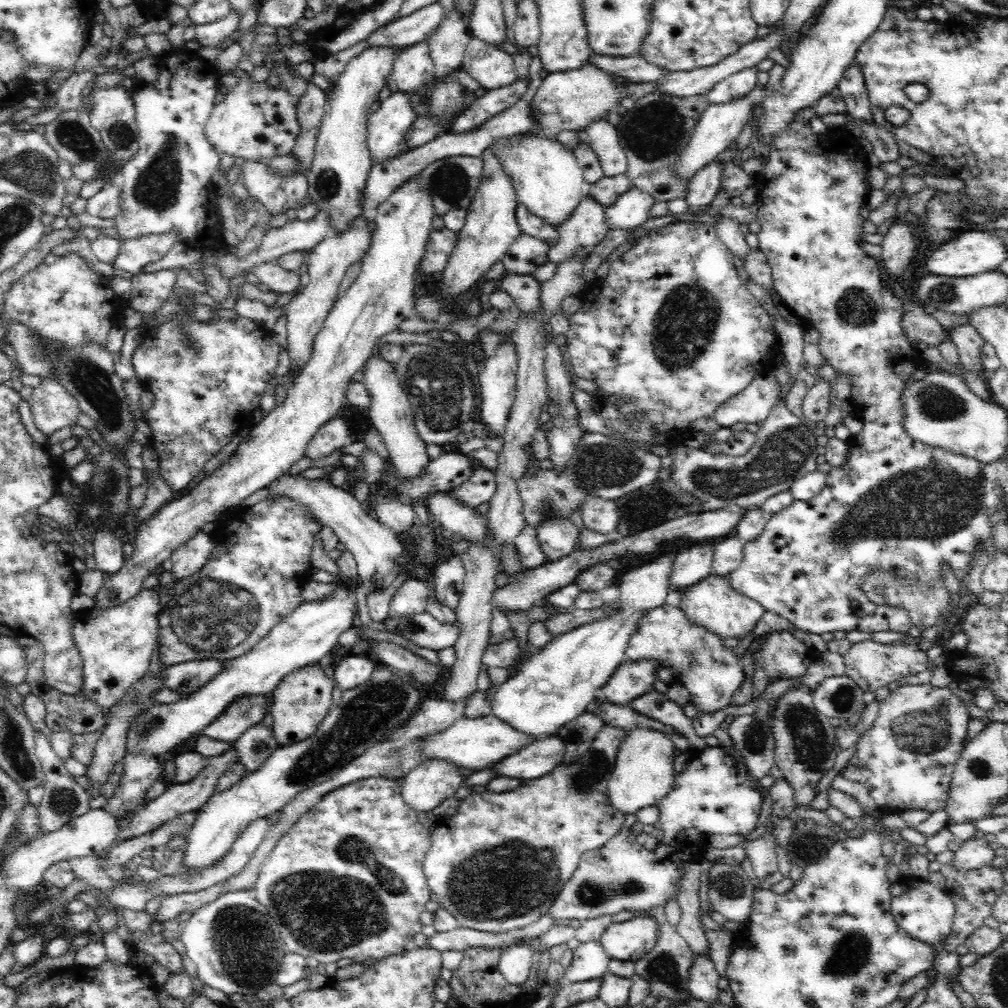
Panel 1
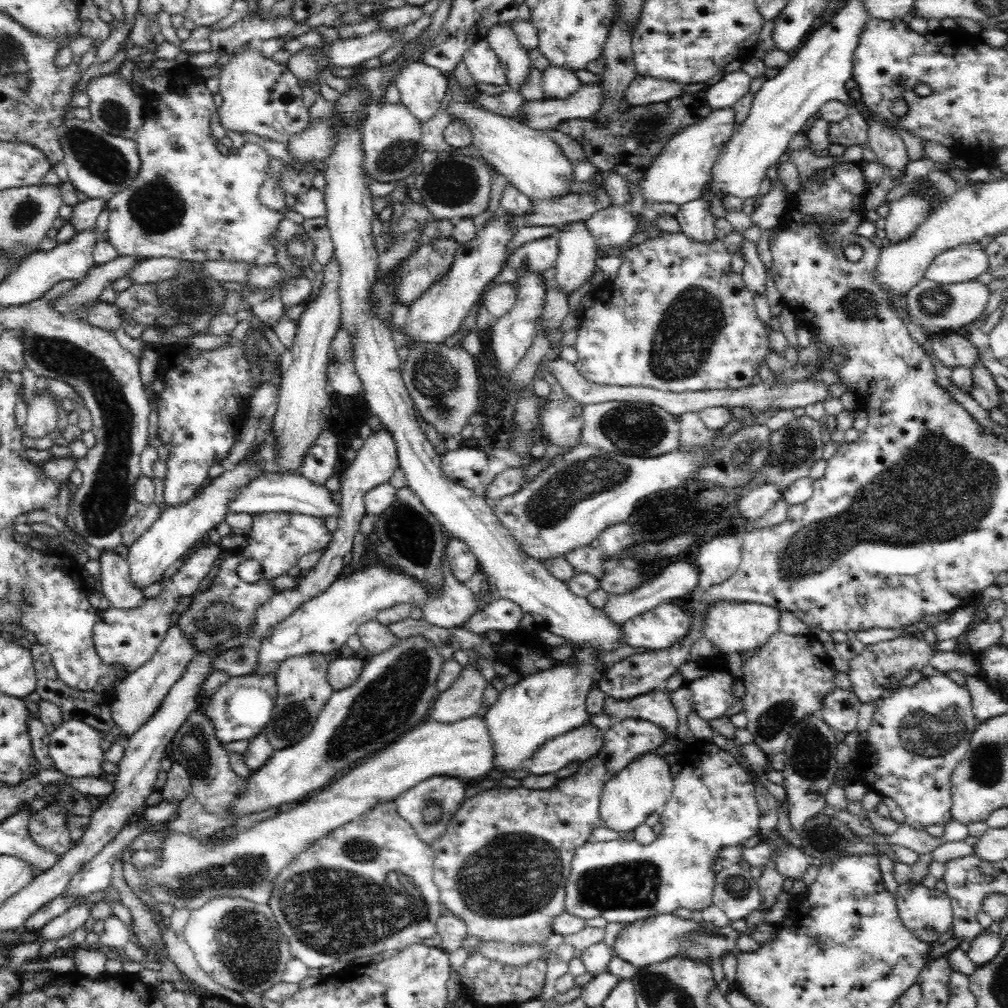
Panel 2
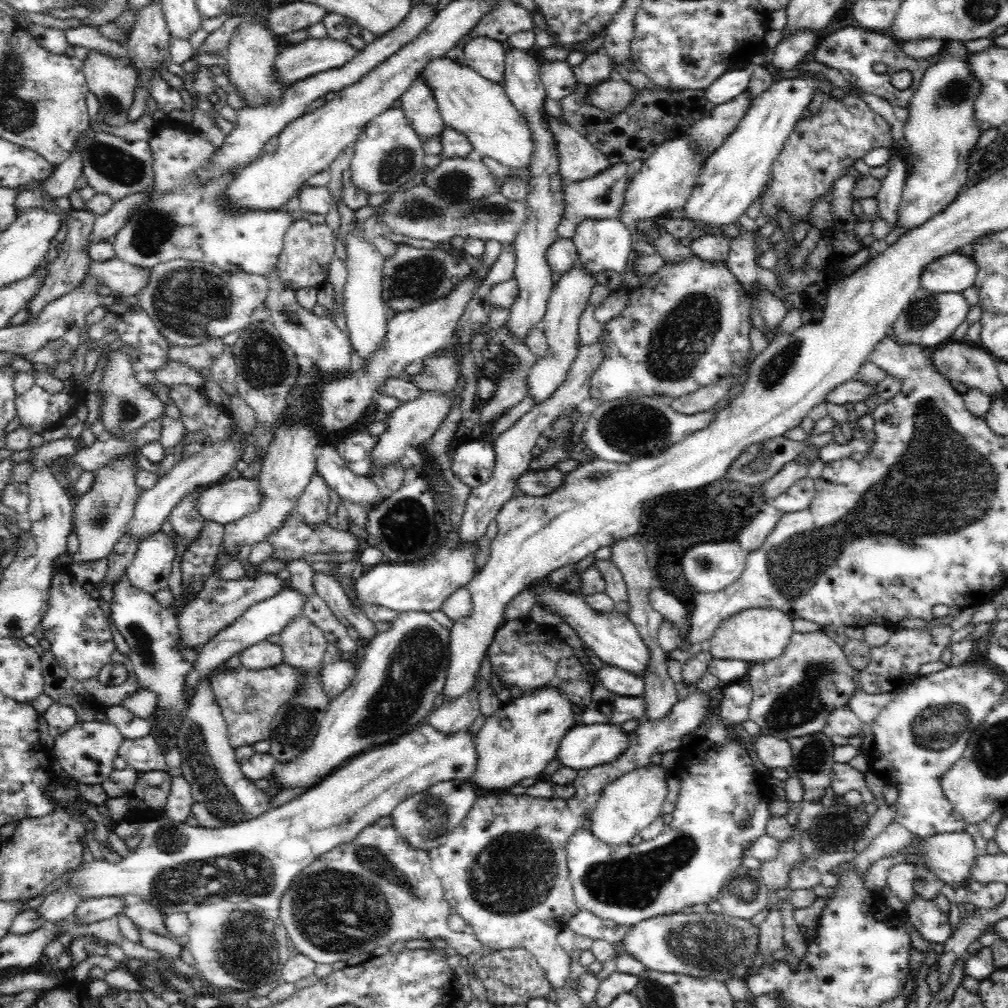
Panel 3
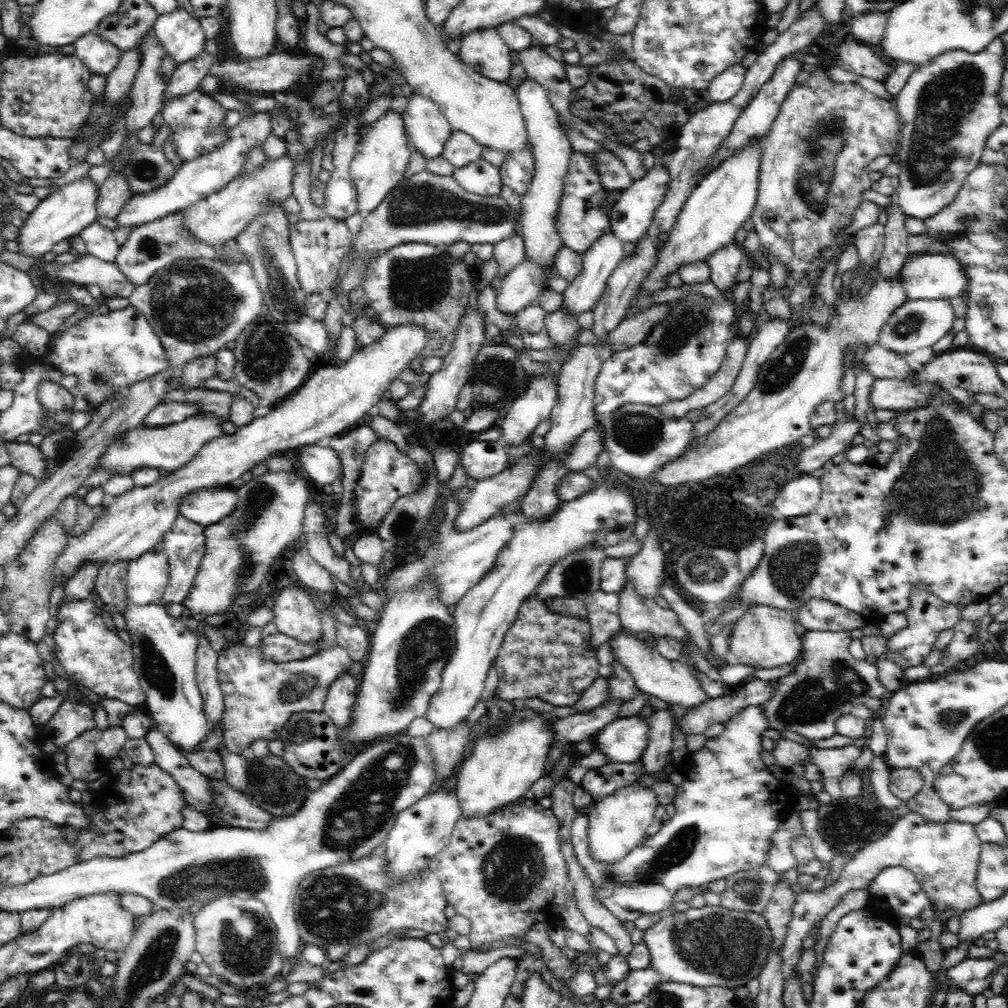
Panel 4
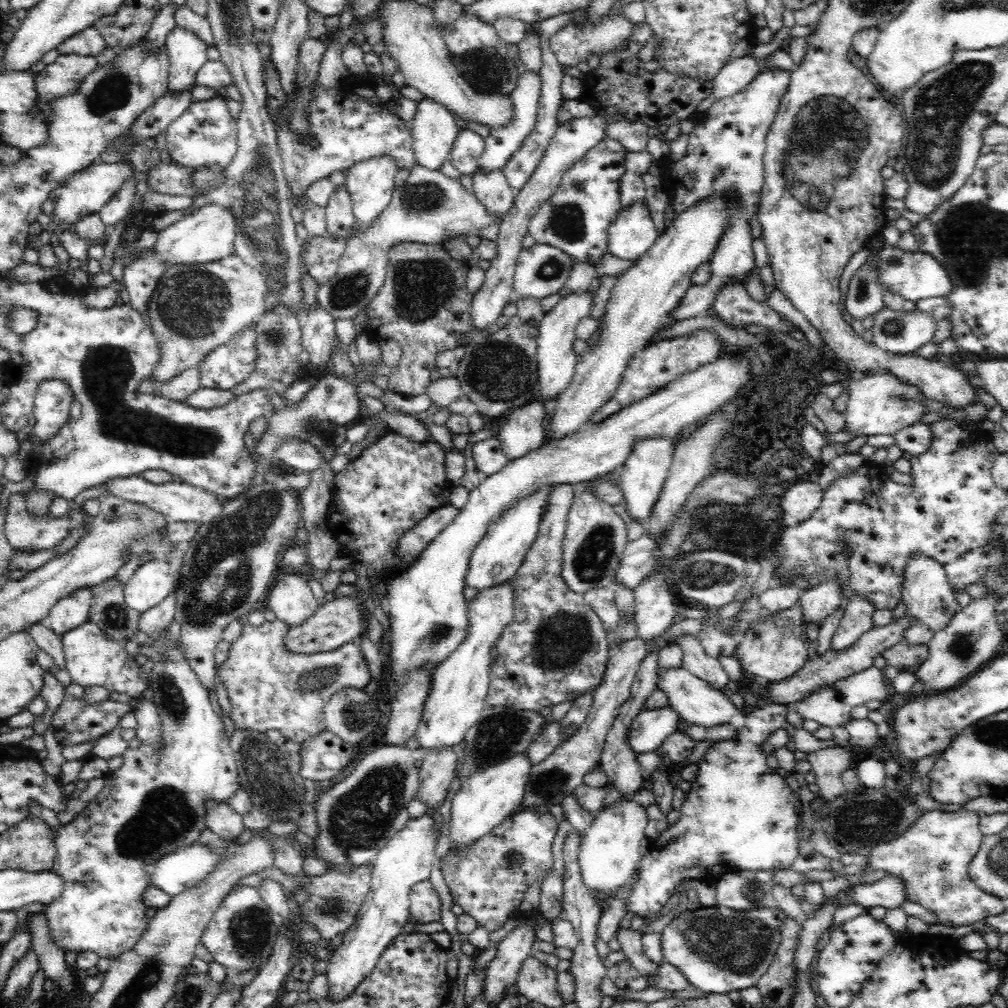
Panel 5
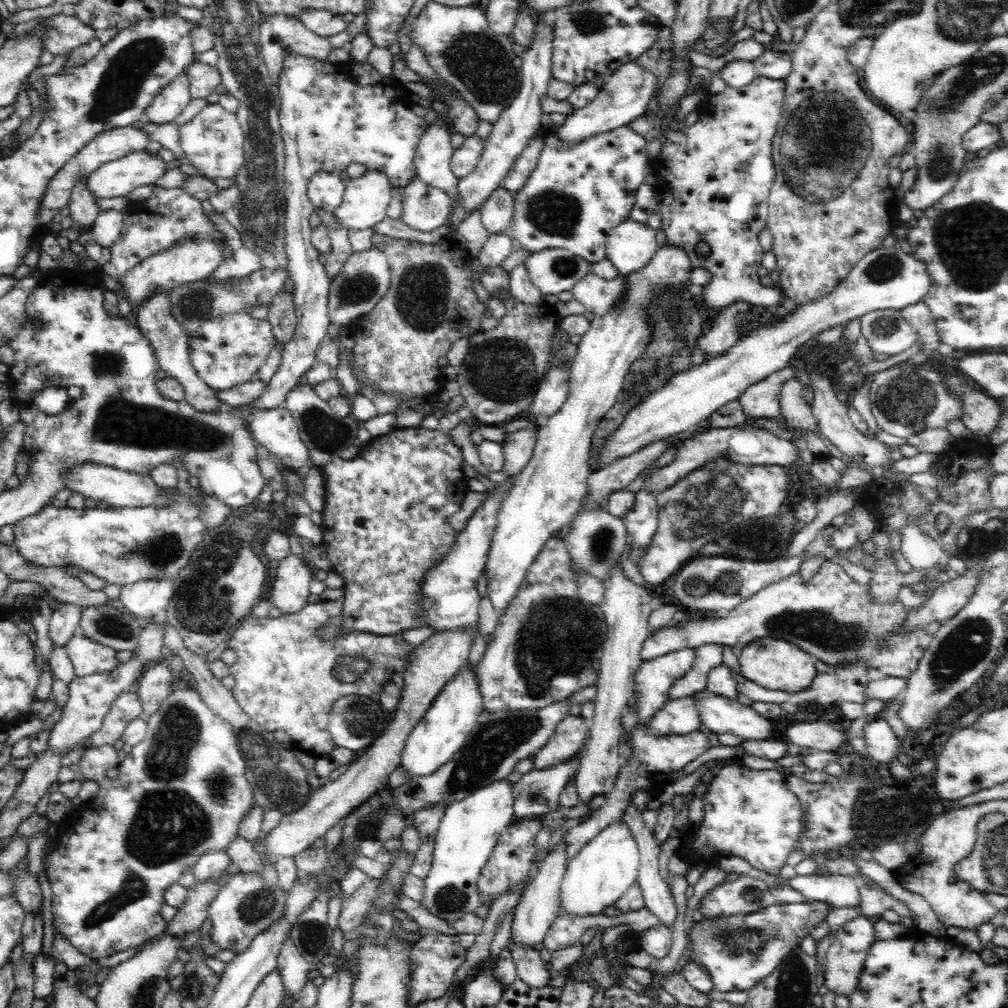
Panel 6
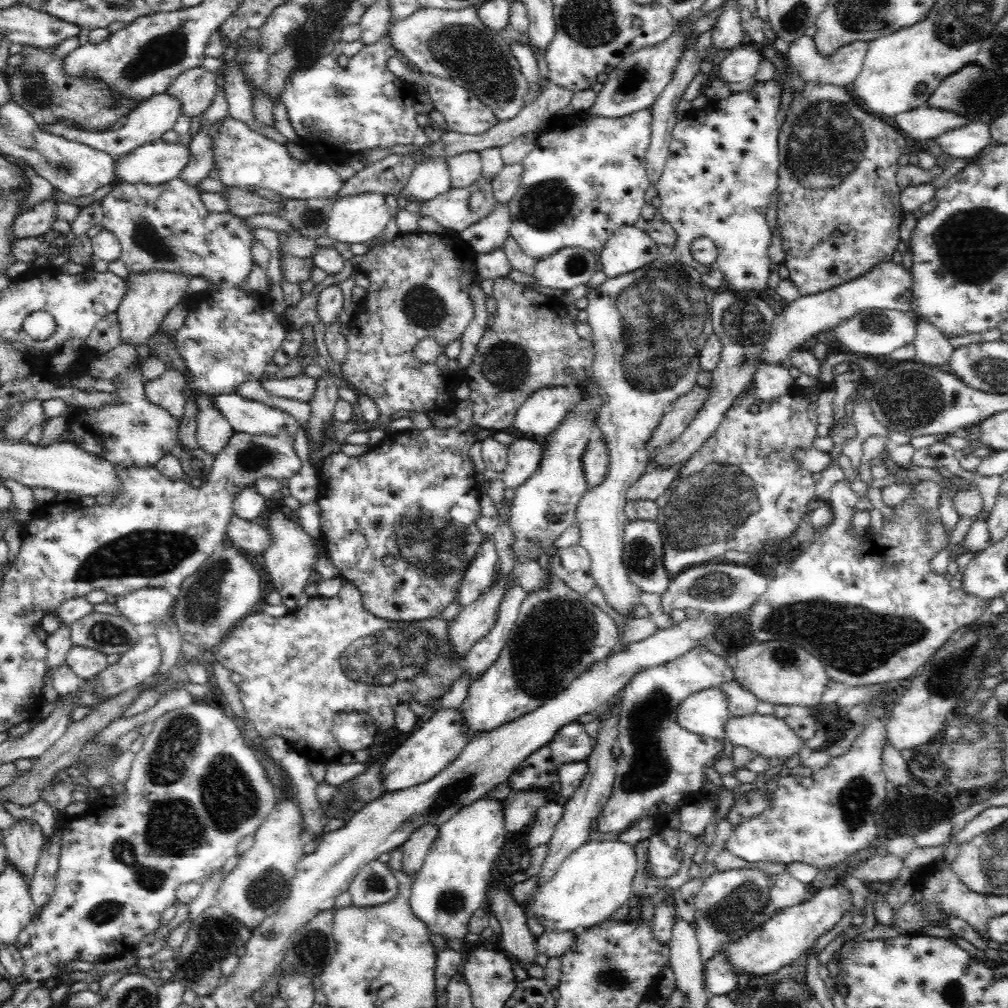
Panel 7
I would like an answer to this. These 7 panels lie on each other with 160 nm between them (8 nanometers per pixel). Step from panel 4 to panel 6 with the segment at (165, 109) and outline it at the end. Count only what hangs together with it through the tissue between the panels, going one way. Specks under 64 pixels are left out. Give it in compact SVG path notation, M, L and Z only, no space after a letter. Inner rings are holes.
M217 102L208 104L192 120L180 126L180 147L186 159L204 177L232 179L244 163L243 133L238 119Z

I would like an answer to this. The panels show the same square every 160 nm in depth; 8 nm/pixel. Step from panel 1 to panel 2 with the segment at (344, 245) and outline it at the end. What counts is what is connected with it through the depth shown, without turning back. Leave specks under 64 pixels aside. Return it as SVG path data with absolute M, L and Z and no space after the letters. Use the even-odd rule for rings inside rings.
M334 256L318 270L322 274L319 292L315 298L304 306L304 311L296 321L296 334L292 340L292 363L281 373L281 382L278 389L278 402L273 416L272 433L275 438L276 464L282 466L284 473L298 472L302 464L302 456L312 440L322 431L320 422L324 418L333 416L333 401L328 397L327 365L328 344L336 334L336 328L341 322L340 292L340 265Z

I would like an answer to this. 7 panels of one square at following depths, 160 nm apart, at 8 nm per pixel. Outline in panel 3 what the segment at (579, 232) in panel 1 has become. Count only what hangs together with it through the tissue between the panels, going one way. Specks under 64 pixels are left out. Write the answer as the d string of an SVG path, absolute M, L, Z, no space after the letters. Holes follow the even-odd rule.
M581 258L560 273L556 282L553 282L551 294L547 302L547 311L542 319L541 326L545 332L550 354L547 357L538 357L536 364L530 368L528 376L529 395L534 396L535 402L546 400L546 396L565 380L566 370L570 368L574 356L578 352L578 316L589 301L592 289L597 285L594 274L587 272Z

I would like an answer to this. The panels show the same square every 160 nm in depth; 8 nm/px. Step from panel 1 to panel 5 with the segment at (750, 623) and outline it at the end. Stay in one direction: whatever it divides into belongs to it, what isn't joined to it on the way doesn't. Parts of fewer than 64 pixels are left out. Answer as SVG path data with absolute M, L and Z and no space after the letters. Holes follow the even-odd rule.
M796 603L788 610L778 610L775 613L765 615L754 620L744 635L738 639L737 650L734 657L740 661L744 670L762 676L769 682L784 680L792 674L796 674L809 659L808 644L804 636L804 625L801 621L801 607Z

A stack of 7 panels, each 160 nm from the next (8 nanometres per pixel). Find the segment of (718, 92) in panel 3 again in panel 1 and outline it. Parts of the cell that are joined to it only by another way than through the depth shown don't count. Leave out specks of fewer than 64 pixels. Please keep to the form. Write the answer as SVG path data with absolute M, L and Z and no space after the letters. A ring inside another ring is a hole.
M752 66L752 68L744 68L740 72L732 73L724 80L717 82L708 91L707 98L711 104L723 104L743 98L756 86L759 71L757 66Z

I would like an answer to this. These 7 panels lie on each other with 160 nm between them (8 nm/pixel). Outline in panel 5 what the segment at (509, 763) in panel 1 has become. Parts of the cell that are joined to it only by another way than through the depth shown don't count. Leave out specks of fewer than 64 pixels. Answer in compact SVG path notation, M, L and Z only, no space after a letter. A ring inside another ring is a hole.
M666 706L661 709L640 712L628 728L628 747L634 755L660 751L661 744L668 736L677 732L679 715Z

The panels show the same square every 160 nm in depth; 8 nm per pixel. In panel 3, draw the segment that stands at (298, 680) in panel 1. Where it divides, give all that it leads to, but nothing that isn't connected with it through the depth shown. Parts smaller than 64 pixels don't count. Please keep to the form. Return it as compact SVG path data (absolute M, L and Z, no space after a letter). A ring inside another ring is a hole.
M297 617L282 630L282 663L300 671L300 684L296 692L290 696L283 706L279 708L272 720L268 741L270 741L269 753L277 760L275 770L292 757L298 756L312 738L317 734L317 729L323 720L325 708L328 706L329 698L321 683L321 671L324 668L324 654L327 641L324 634L306 617Z

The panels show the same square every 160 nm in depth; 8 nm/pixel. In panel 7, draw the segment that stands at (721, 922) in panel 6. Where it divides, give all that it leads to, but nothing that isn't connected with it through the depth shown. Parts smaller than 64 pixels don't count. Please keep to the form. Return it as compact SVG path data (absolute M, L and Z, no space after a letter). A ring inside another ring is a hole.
M842 885L826 886L796 906L777 909L772 918L760 924L754 931L734 943L727 943L706 964L702 964L704 990L712 995L727 995L736 988L738 975L747 974L749 978L763 976L769 978L775 972L791 965L803 956L806 950L828 930L832 930L852 909L852 897Z

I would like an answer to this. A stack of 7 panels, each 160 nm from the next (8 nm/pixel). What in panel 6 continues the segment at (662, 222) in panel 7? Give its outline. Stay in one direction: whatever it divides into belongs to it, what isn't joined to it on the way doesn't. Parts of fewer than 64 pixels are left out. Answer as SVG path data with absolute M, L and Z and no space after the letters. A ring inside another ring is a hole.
M640 184L636 189L636 200L632 204L632 210L628 214L629 218L636 222L647 224L654 231L660 230L660 203L659 199L654 196L656 190L649 184Z

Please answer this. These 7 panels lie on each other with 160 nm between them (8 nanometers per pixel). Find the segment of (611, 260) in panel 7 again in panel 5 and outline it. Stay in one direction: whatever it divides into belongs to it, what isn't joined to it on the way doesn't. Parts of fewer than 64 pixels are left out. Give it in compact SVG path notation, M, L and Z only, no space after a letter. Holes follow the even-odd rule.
M644 200L622 206L608 227L608 251L622 260L642 257L660 237Z

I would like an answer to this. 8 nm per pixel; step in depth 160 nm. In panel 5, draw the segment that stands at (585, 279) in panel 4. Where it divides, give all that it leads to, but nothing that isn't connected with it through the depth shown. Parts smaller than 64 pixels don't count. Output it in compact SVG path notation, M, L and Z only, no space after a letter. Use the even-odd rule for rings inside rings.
M595 291L571 292L562 296L561 300L549 312L545 313L538 326L537 336L537 381L540 382L540 396L542 400L552 398L564 391L572 381L575 366L578 360L572 351L572 342L576 336L576 325L582 318L590 316L590 307L593 305Z

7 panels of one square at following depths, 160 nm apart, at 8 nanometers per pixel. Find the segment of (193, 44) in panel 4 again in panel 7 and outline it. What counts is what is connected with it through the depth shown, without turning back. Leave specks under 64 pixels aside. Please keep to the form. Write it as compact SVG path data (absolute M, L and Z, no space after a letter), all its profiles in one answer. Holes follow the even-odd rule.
M162 92L160 95L152 96L149 100L142 101L134 110L128 114L128 120L124 128L116 132L95 132L78 129L75 127L64 127L62 124L44 124L48 128L48 133L56 132L56 136L66 137L67 140L87 145L98 151L106 152L112 159L118 159L130 155L140 146L159 140L165 132L174 130L175 123L181 116L181 102L176 97L169 95L168 92Z

